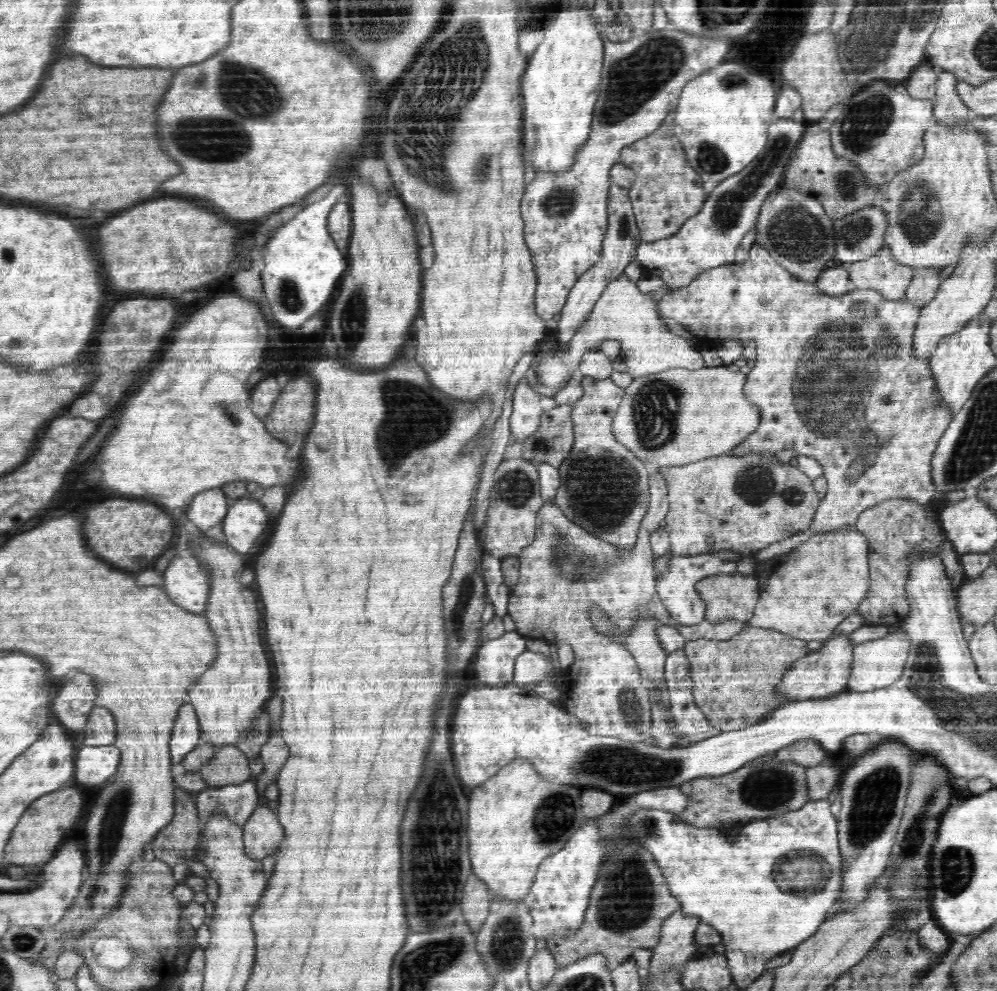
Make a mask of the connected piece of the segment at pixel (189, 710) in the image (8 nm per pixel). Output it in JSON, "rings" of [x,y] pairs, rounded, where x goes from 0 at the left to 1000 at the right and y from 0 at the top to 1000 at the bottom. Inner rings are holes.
{"rings":[[[184,710],[171,748],[174,771],[183,769],[187,762],[191,762],[202,750],[202,744],[201,730],[195,713],[192,710]]]}

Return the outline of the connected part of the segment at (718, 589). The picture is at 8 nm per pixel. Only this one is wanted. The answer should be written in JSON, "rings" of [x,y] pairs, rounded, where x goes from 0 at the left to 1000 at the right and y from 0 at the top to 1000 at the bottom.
{"rings":[[[743,576],[738,579],[718,579],[704,583],[698,589],[698,596],[704,605],[708,606],[708,622],[712,628],[719,628],[722,626],[736,625],[740,628],[751,627],[756,620],[758,607],[761,603],[760,588],[756,581],[746,581]]]}

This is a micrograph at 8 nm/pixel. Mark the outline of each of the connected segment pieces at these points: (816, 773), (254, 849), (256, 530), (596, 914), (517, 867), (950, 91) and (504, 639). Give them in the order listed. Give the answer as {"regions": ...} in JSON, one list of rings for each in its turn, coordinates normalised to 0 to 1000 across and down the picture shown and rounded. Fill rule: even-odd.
{"regions":[[[[836,769],[830,772],[809,774],[807,784],[810,809],[817,810],[818,807],[832,805],[838,800],[842,790],[839,778],[840,775],[836,773]]],[[[259,813],[242,837],[249,867],[263,870],[269,865],[278,864],[285,839],[279,823],[269,813]]],[[[243,503],[230,512],[224,525],[224,537],[228,547],[243,562],[247,562],[255,547],[263,542],[267,531],[271,531],[271,523],[265,516],[260,503]]],[[[624,807],[618,811],[612,819],[605,821],[600,824],[600,831],[598,834],[598,839],[600,839],[600,846],[604,846],[604,848],[600,848],[602,852],[606,852],[606,856],[604,857],[604,862],[606,862],[606,866],[602,872],[602,878],[600,878],[600,884],[598,884],[598,892],[596,892],[596,896],[594,896],[594,902],[596,904],[592,904],[589,909],[588,918],[586,918],[586,926],[583,929],[584,932],[580,932],[580,935],[569,935],[564,939],[555,939],[552,943],[548,946],[549,955],[552,958],[552,961],[555,961],[556,967],[558,968],[560,977],[562,975],[566,975],[566,973],[572,973],[572,971],[576,969],[580,969],[580,967],[586,967],[586,965],[592,965],[594,961],[603,961],[604,963],[609,963],[611,967],[611,977],[618,977],[626,968],[634,966],[636,963],[636,959],[638,957],[649,957],[656,959],[663,952],[663,942],[664,936],[666,933],[666,928],[669,928],[670,924],[678,918],[678,916],[683,915],[682,905],[678,905],[678,902],[674,901],[674,895],[672,895],[672,891],[670,890],[670,884],[666,881],[666,877],[664,874],[660,872],[657,864],[652,860],[646,853],[644,848],[639,848],[635,842],[633,842],[633,830],[634,823],[637,823],[638,816],[632,815],[629,810],[626,810]]],[[[516,765],[495,785],[492,784],[474,795],[469,805],[469,844],[473,878],[491,894],[494,901],[504,901],[513,908],[526,907],[537,890],[542,870],[554,860],[566,856],[568,848],[578,840],[578,836],[584,834],[584,829],[588,828],[582,809],[584,797],[580,793],[556,791],[546,787],[530,765]]],[[[940,69],[938,85],[938,105],[936,117],[942,123],[971,123],[982,117],[967,105],[960,92],[962,79],[957,73]]],[[[518,636],[493,646],[482,646],[478,654],[476,678],[483,690],[505,693],[515,688],[517,669],[528,657],[530,643]]]]}

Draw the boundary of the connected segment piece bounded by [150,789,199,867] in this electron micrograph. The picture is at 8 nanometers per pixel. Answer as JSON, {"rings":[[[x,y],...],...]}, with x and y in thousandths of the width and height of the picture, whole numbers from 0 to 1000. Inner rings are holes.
{"rings":[[[176,797],[176,825],[151,850],[157,867],[175,875],[195,858],[200,850],[199,820],[196,808],[184,797]]]}

